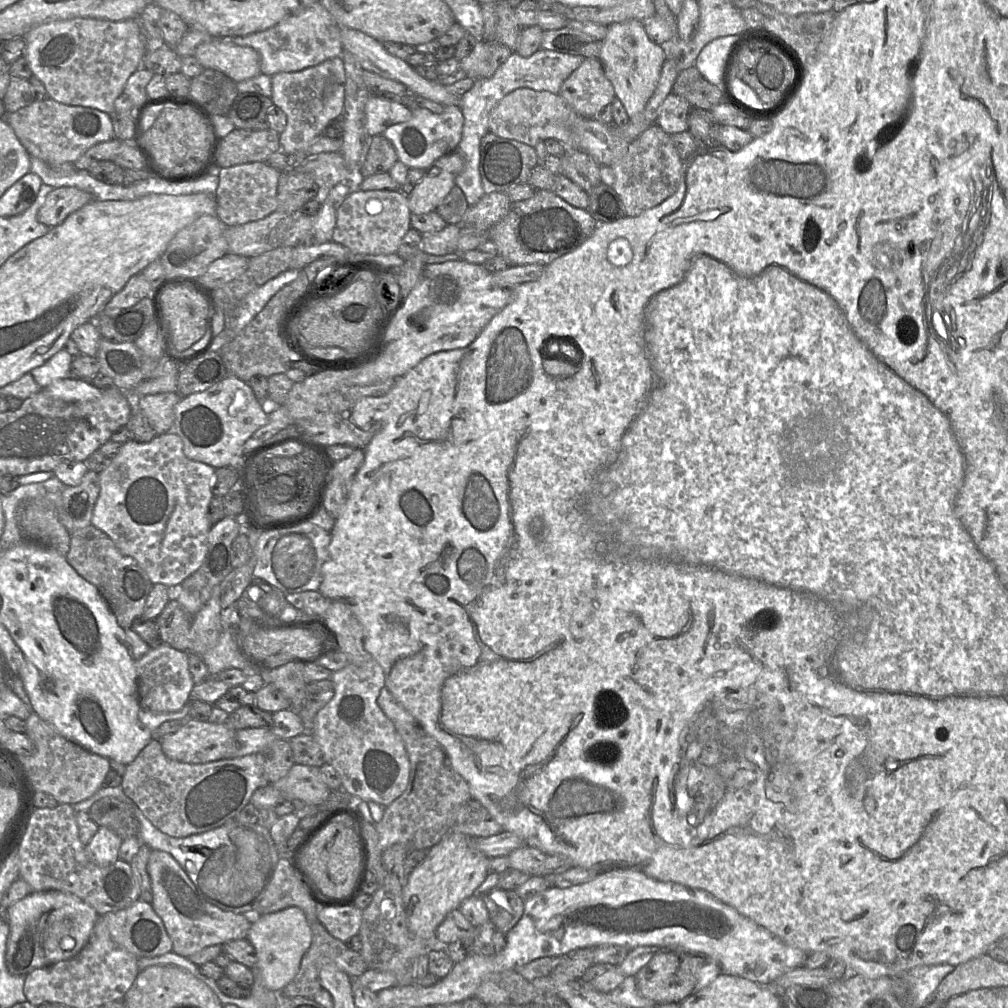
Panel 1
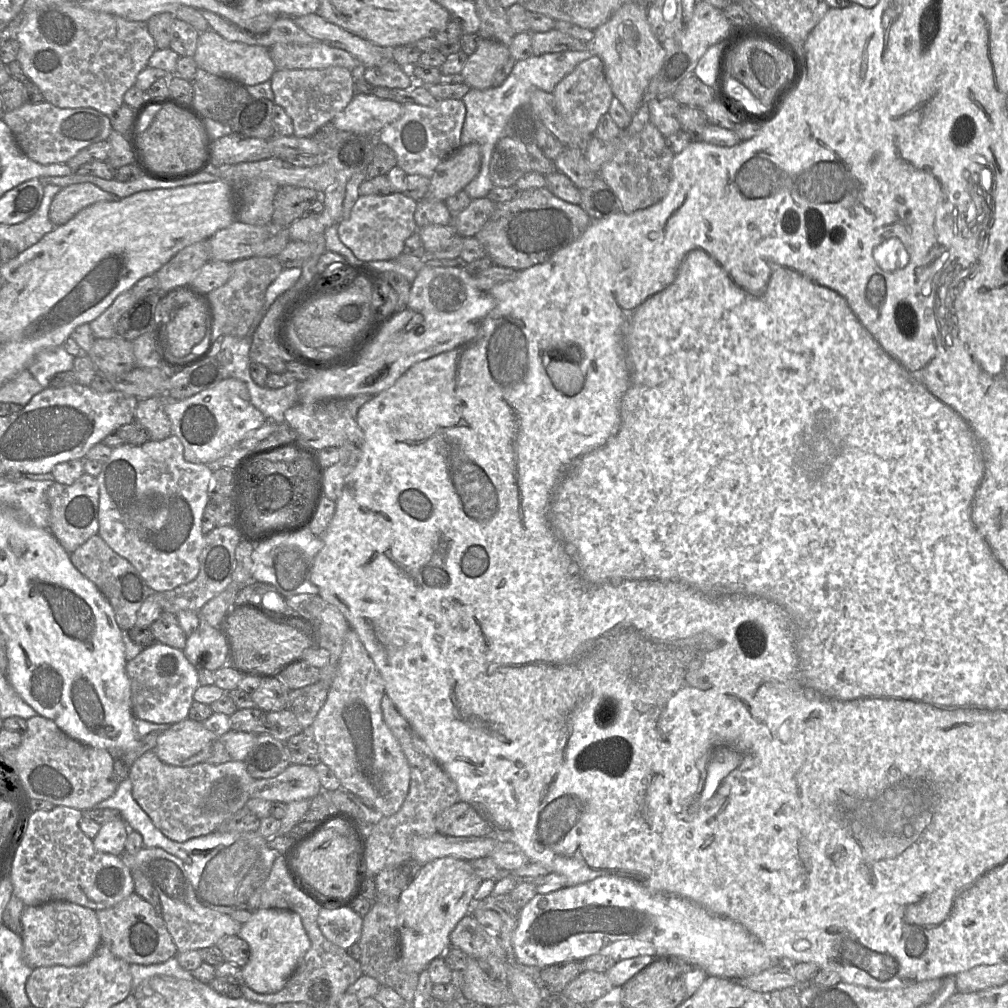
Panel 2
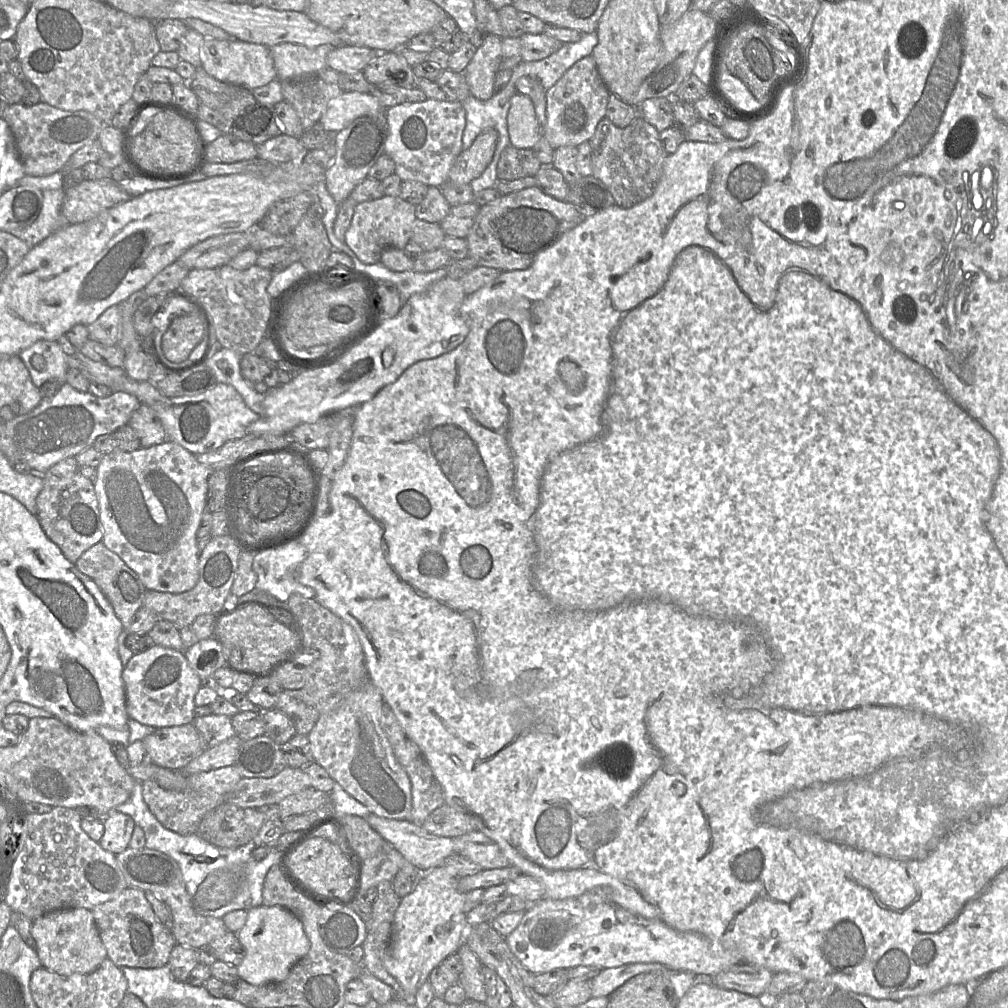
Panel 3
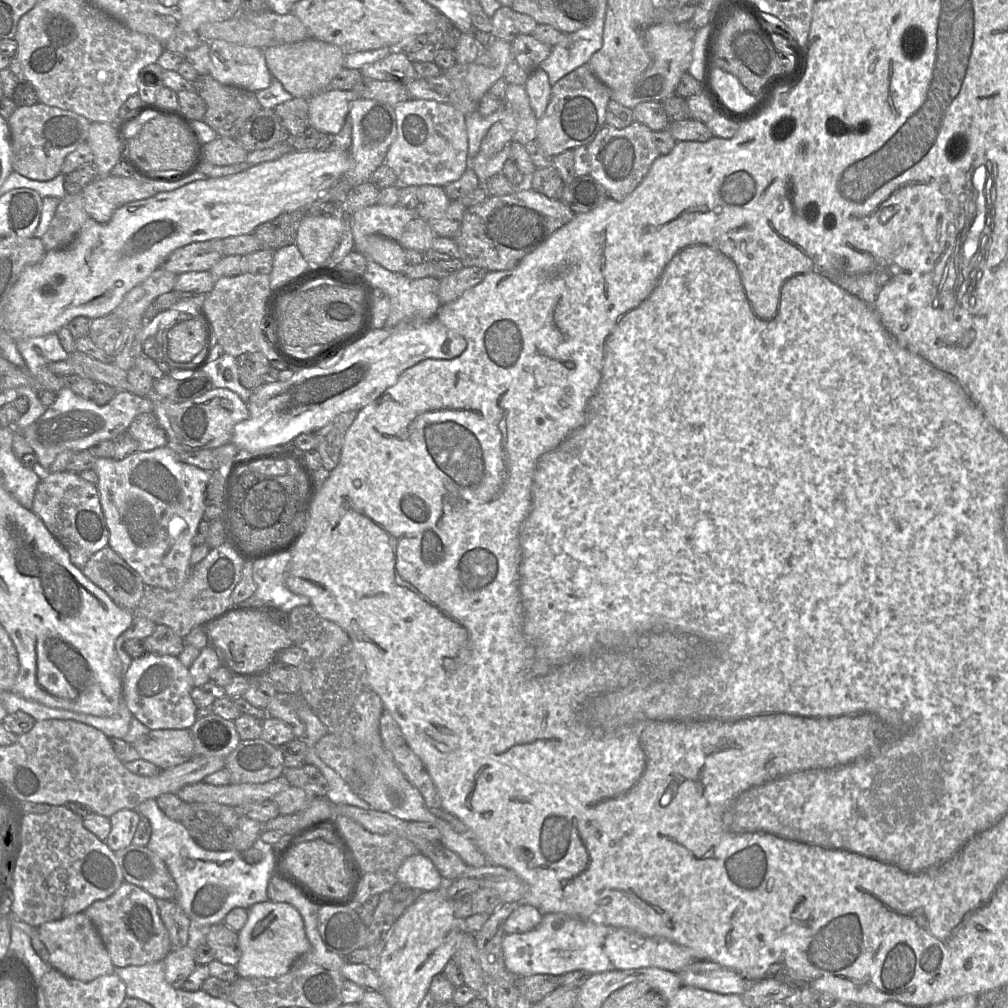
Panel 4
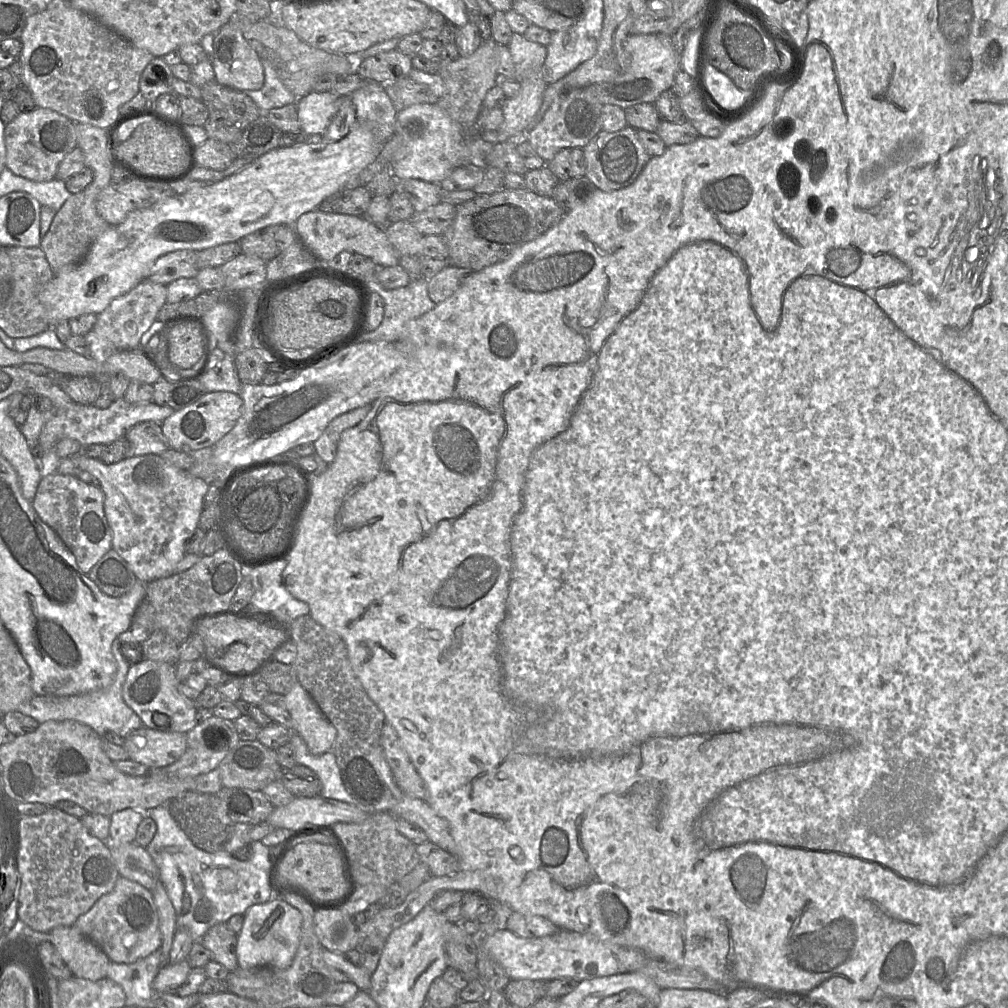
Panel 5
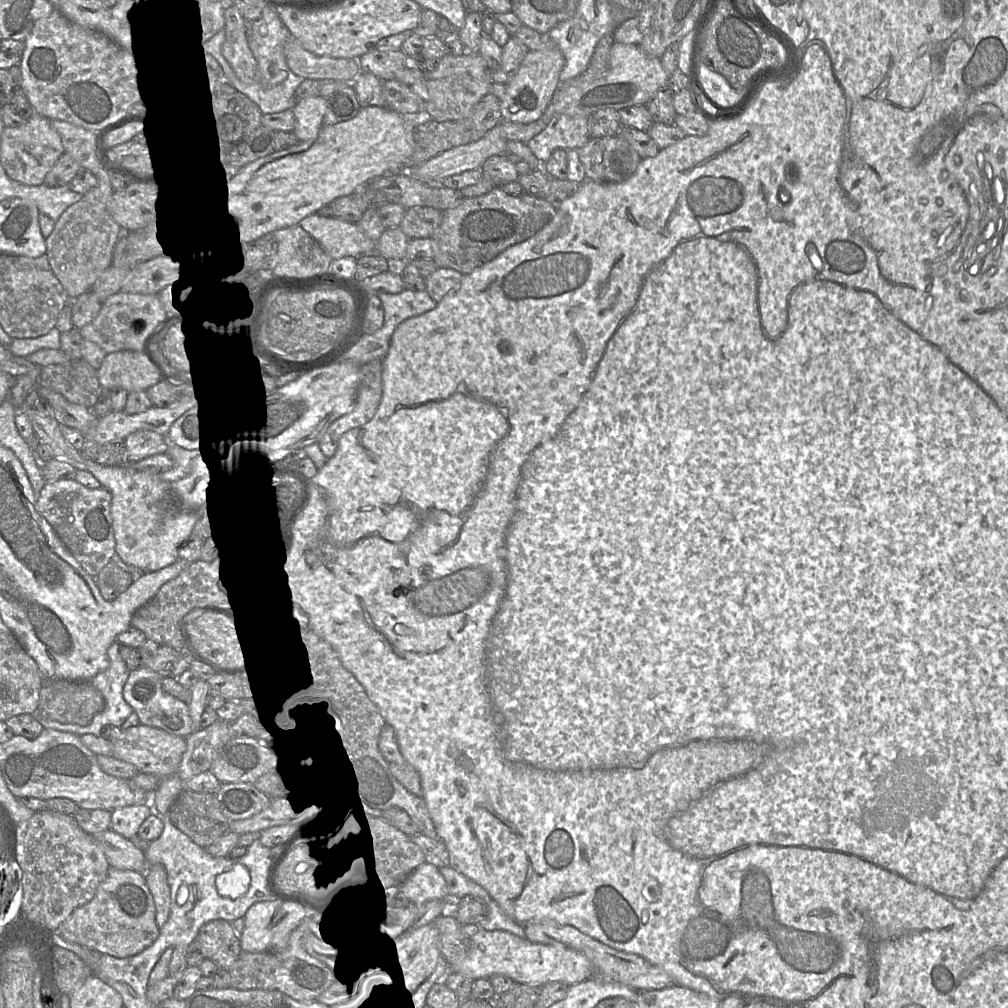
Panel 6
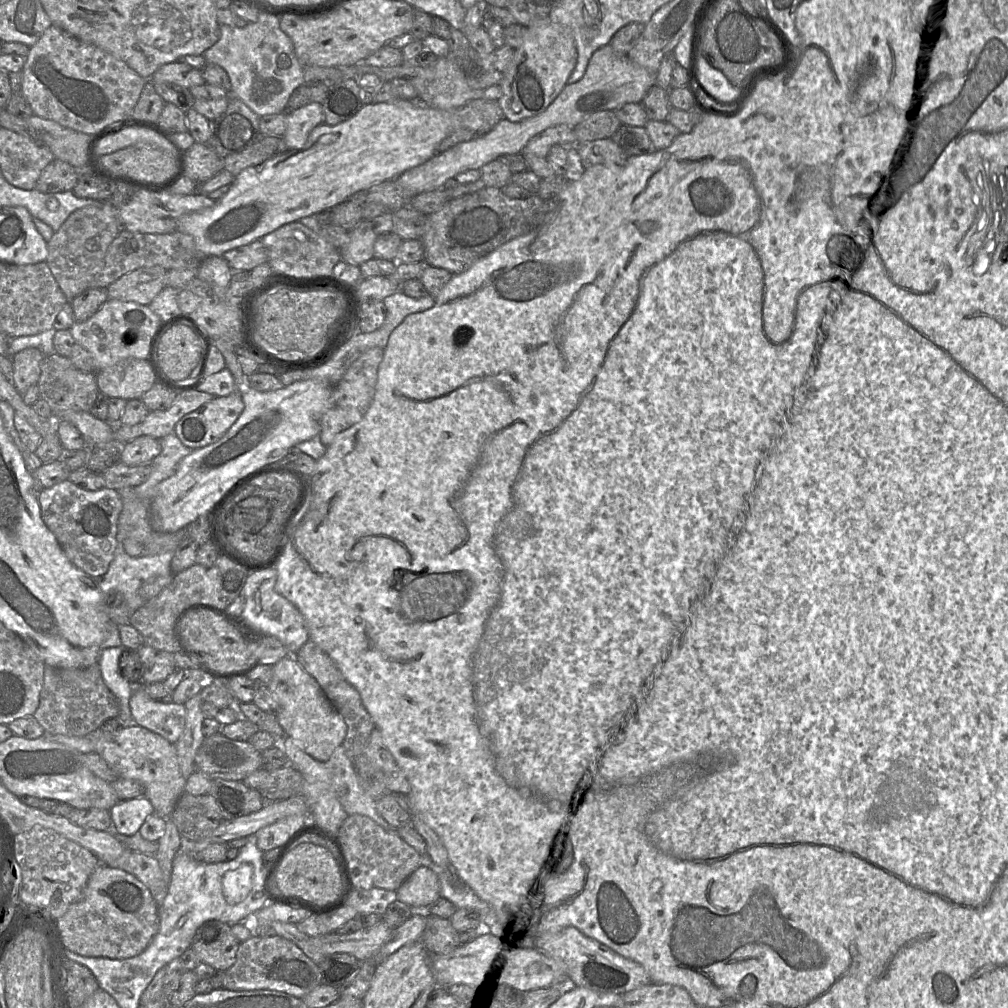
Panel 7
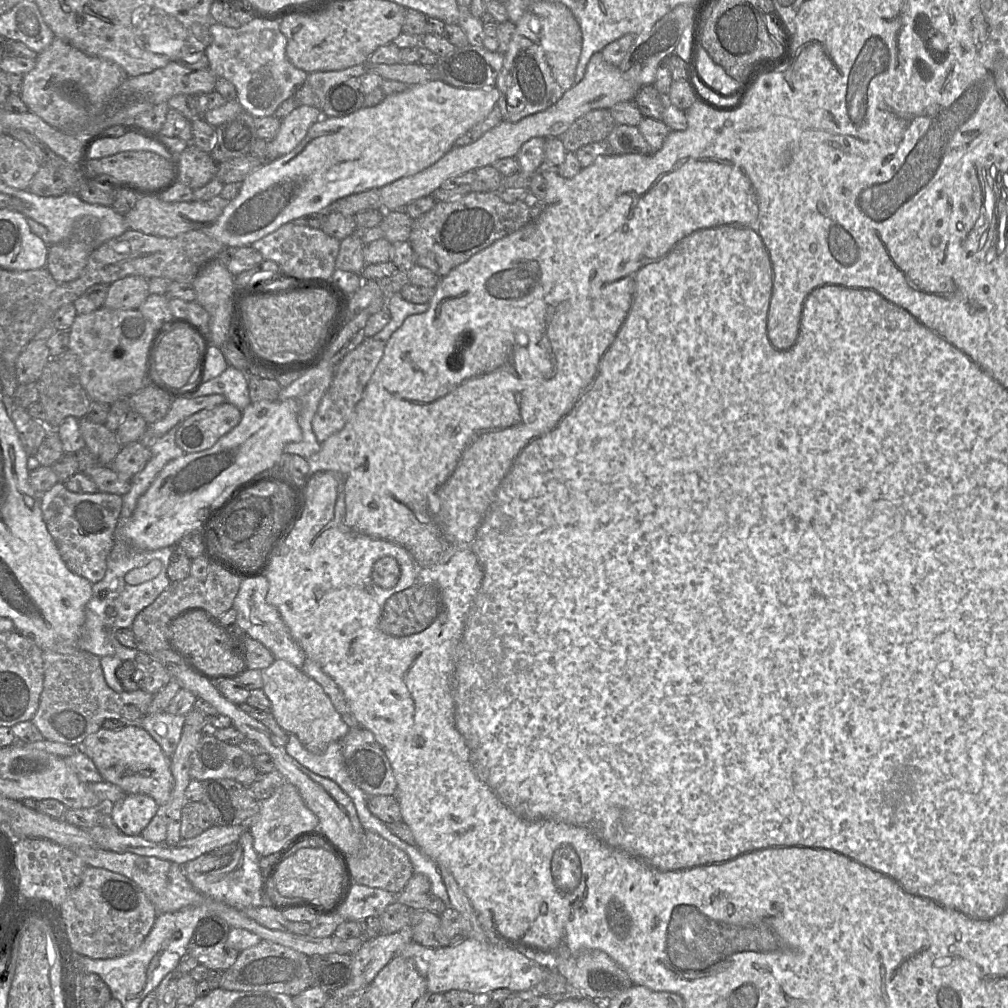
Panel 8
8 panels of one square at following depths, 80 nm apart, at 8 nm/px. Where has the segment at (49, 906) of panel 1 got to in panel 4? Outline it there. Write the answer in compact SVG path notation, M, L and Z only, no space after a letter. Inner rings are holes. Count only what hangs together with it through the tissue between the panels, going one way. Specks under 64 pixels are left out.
M84 912L45 922L37 928L37 933L48 950L49 964L60 973L76 980L88 982L114 972L114 965L109 954L95 926Z

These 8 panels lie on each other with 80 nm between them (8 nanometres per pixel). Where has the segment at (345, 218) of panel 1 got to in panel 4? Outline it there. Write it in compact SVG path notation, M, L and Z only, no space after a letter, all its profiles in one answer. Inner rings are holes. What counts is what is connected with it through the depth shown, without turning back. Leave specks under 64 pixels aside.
M376 203L355 211L349 217L354 239L378 234L398 241L406 225L415 217L415 210L400 204L386 206Z

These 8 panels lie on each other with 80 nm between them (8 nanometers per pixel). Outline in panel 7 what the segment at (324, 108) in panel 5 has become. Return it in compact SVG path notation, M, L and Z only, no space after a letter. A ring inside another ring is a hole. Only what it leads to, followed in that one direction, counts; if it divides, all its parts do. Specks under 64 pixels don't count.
M310 102L287 113L287 127L283 135L285 150L301 148L310 134L324 122L323 106L319 102Z

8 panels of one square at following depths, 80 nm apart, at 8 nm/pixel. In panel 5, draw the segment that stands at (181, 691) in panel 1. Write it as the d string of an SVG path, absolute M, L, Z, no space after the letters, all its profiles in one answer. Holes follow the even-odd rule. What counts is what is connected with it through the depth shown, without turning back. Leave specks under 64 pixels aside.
M143 659L130 666L122 688L125 703L138 715L144 727L163 732L188 733L197 724L197 709L178 690L176 664Z

